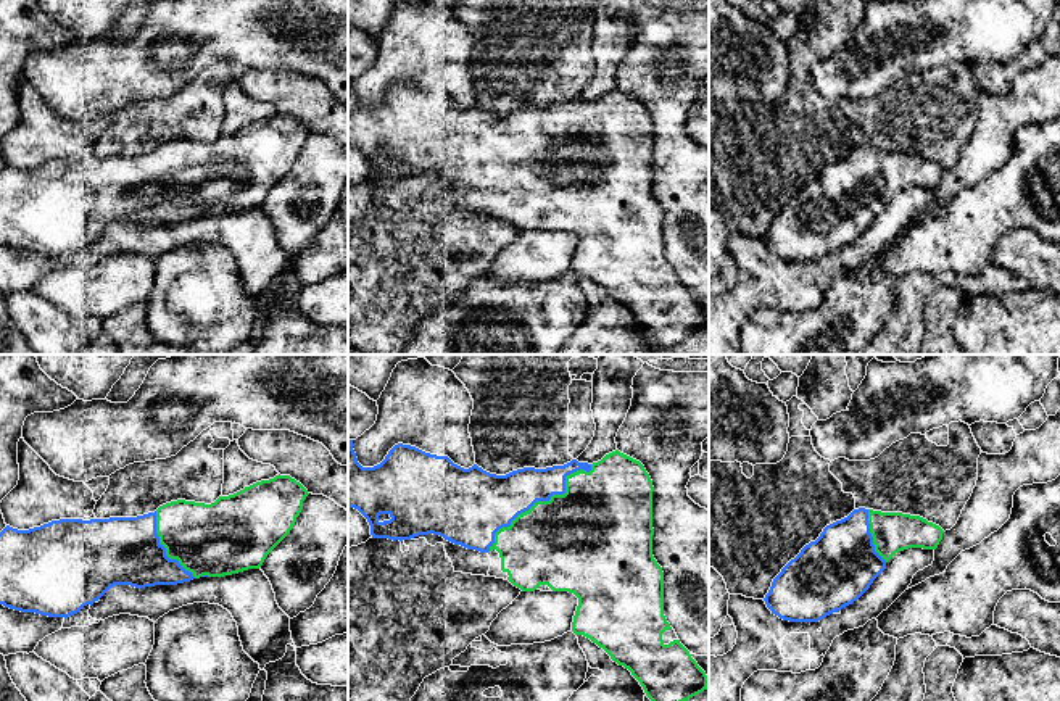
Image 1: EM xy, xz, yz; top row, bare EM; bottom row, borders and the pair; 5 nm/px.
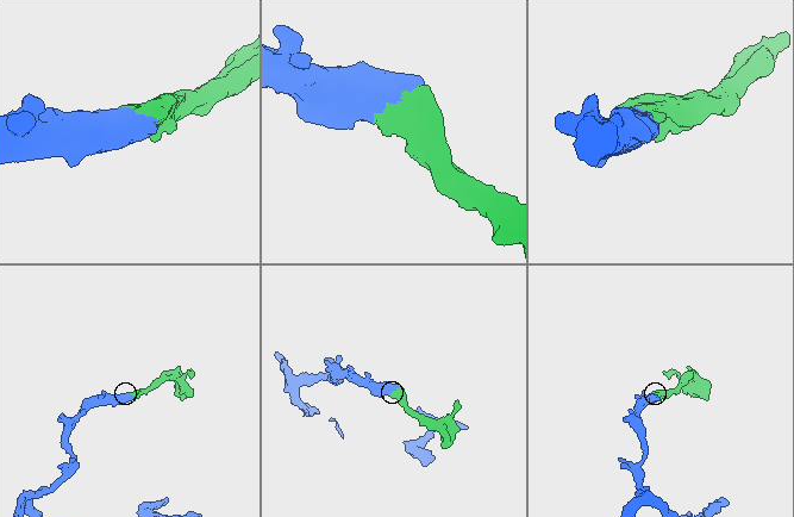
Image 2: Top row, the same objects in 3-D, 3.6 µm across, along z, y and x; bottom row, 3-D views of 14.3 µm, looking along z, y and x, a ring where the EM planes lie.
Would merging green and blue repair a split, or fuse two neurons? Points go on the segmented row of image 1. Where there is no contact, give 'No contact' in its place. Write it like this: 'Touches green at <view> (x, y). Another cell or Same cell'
Touches green at xz (543, 501). Same cell

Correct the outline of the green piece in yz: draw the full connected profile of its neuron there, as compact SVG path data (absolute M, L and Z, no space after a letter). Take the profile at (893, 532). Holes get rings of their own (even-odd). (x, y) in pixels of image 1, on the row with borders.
M854 509L781 569L764 601L783 620L818 622L857 601L896 553L936 550L942 533L920 516Z

